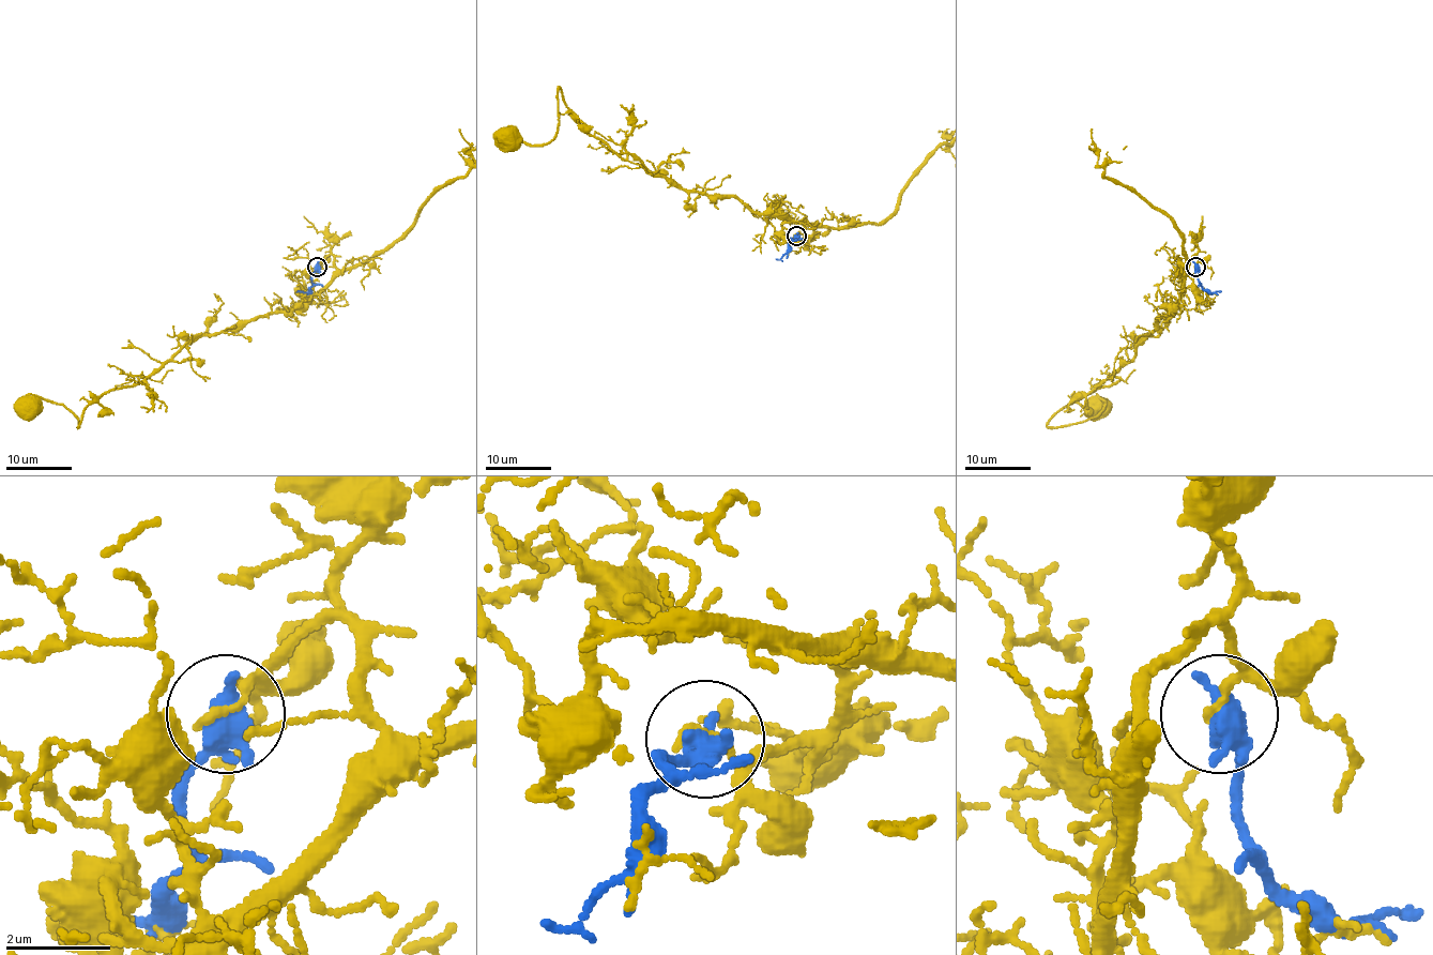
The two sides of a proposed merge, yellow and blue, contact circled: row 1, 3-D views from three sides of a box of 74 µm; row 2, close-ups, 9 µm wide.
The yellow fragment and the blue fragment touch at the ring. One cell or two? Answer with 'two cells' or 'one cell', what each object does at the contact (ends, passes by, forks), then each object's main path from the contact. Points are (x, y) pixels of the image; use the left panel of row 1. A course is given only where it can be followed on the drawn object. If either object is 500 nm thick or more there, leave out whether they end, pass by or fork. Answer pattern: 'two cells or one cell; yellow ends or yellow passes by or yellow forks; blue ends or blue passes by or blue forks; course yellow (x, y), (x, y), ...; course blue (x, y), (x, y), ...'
two cells; course yellow (317, 266), (331, 255), (335, 274), (307, 301), (202, 333), (98, 396), (78, 427), (62, 405), (27, 411); course blue (317, 266), (307, 292), (295, 292)

